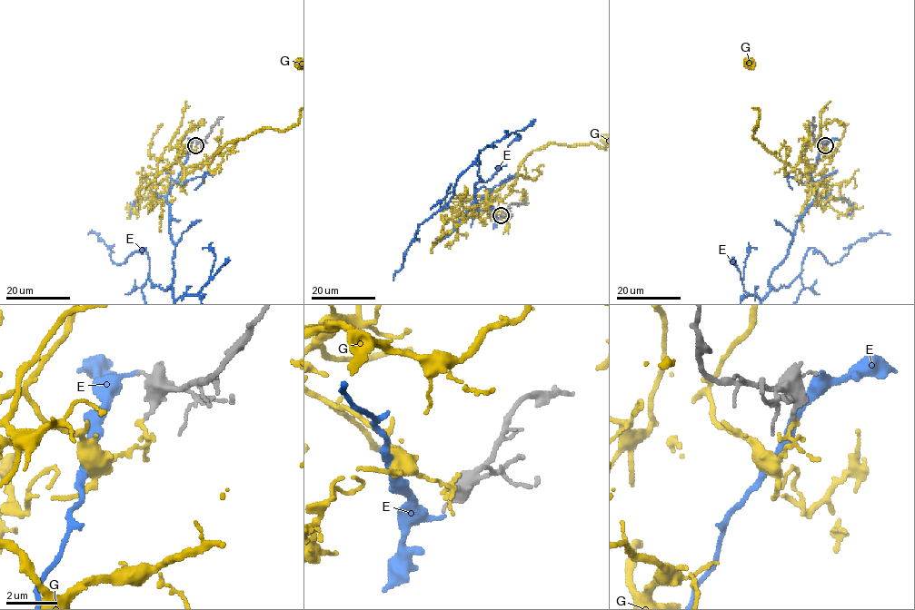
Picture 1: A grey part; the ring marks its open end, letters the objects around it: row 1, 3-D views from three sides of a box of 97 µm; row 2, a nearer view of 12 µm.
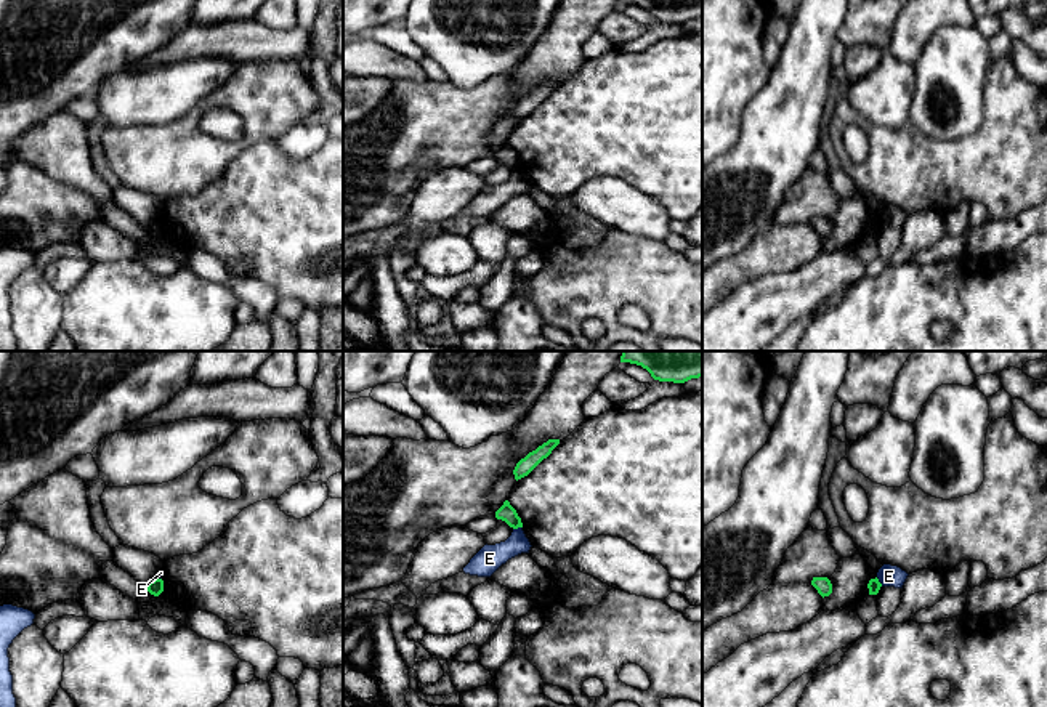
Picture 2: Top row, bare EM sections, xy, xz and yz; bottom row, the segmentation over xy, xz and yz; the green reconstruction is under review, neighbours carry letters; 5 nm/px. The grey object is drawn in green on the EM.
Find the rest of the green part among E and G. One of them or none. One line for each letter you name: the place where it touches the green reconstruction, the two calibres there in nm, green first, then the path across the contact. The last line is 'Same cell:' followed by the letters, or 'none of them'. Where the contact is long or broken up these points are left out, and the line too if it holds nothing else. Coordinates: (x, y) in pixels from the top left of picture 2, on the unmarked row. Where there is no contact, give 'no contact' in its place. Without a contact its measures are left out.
G: no contact
Same cell: G

